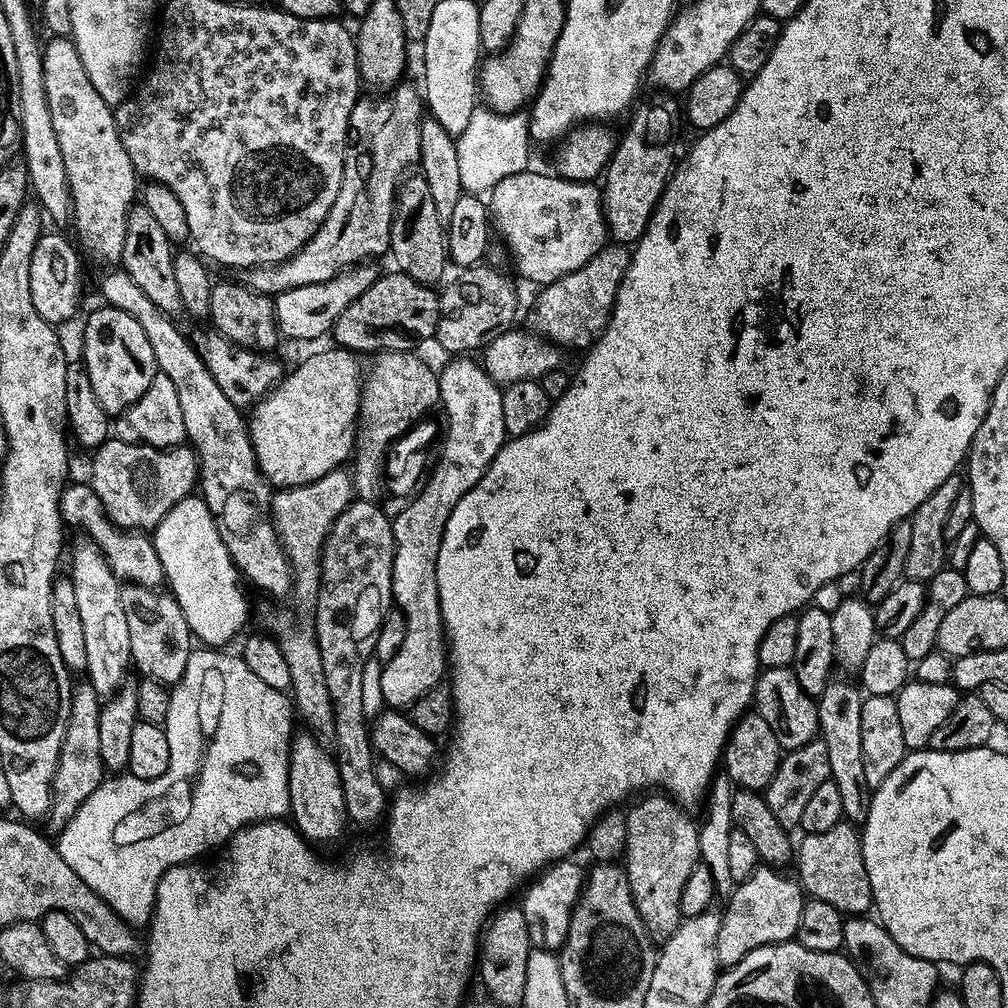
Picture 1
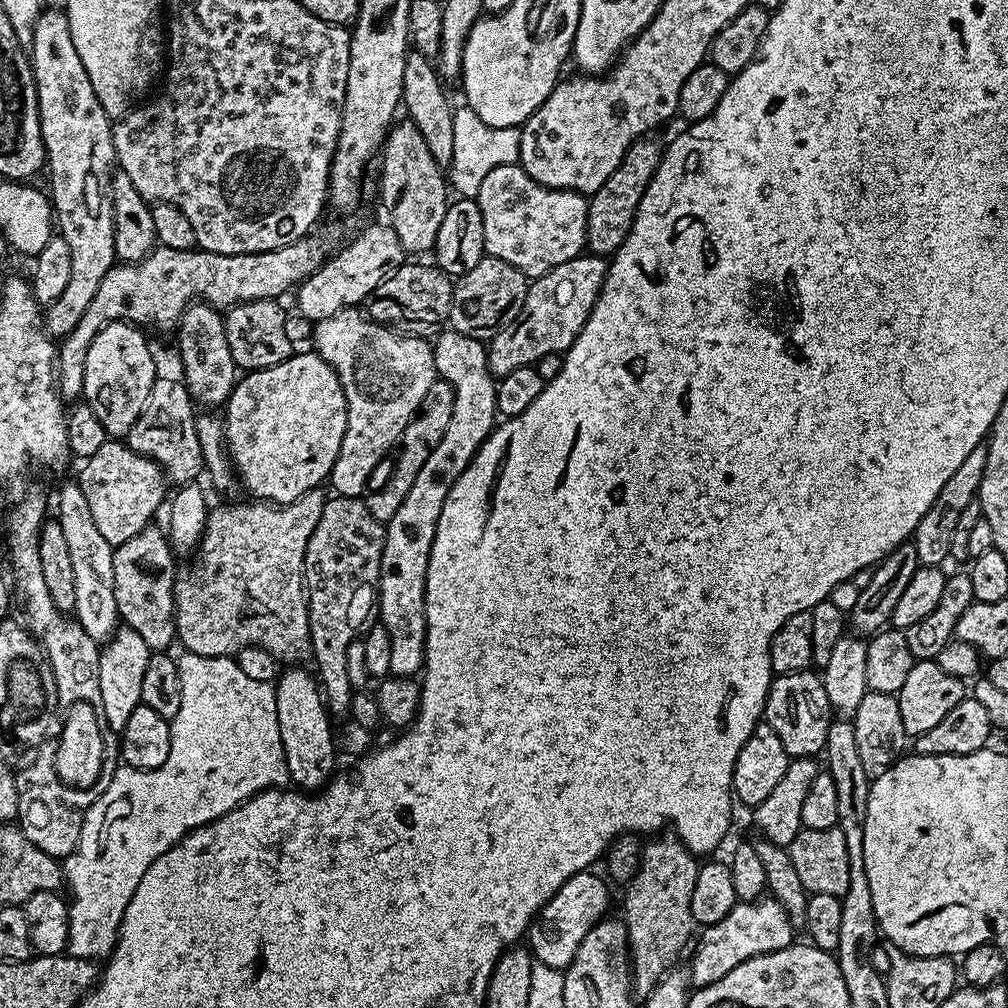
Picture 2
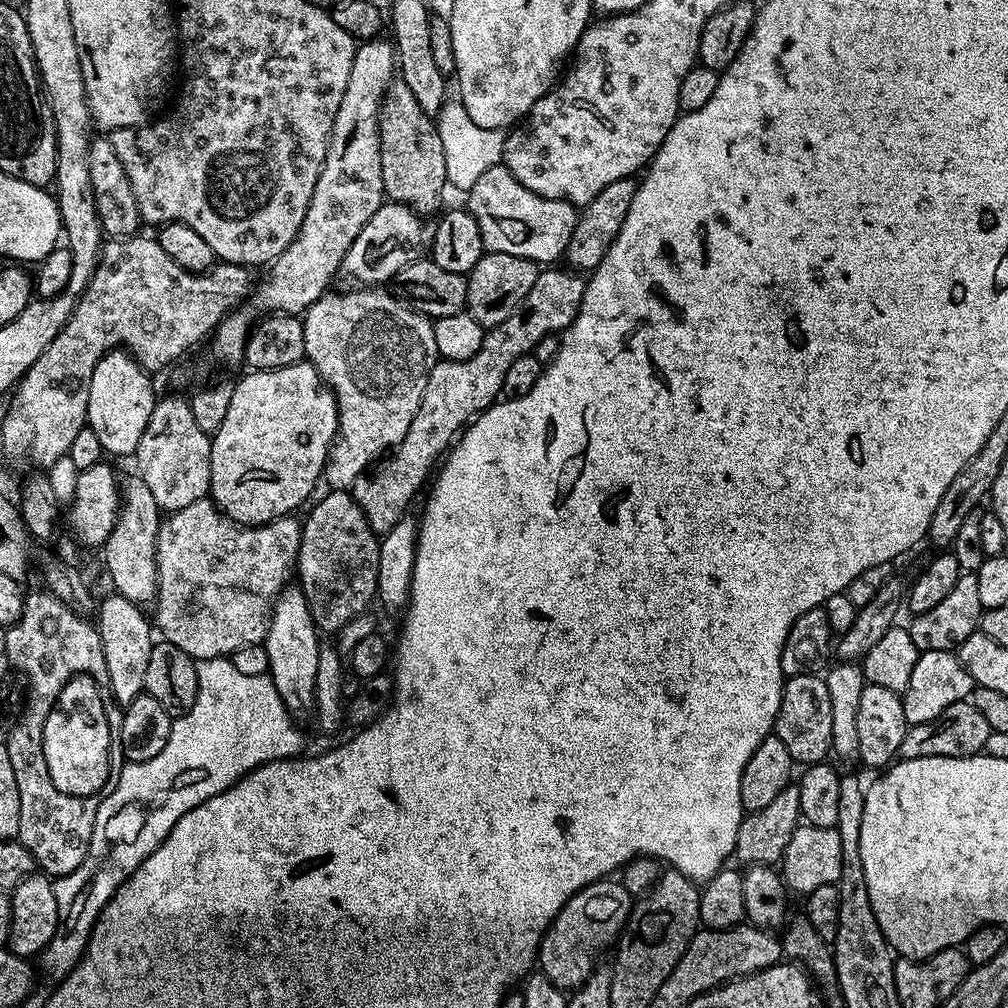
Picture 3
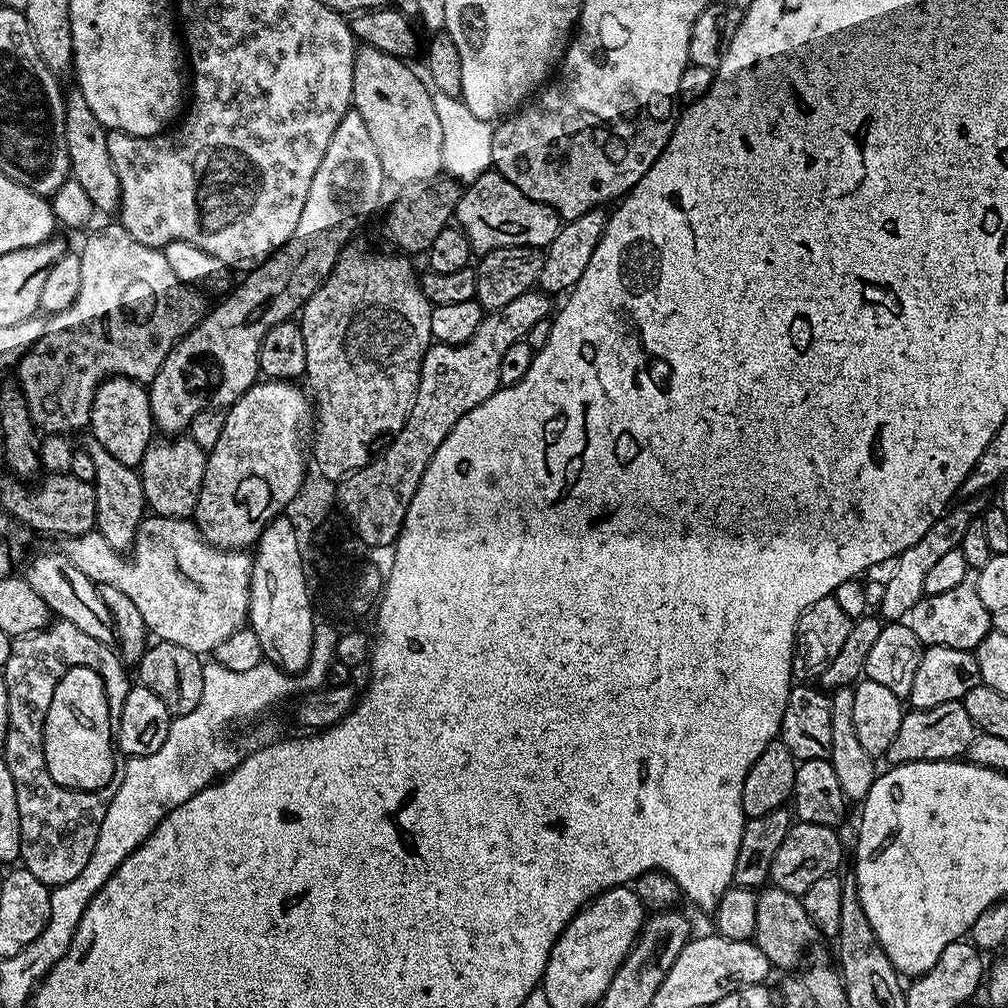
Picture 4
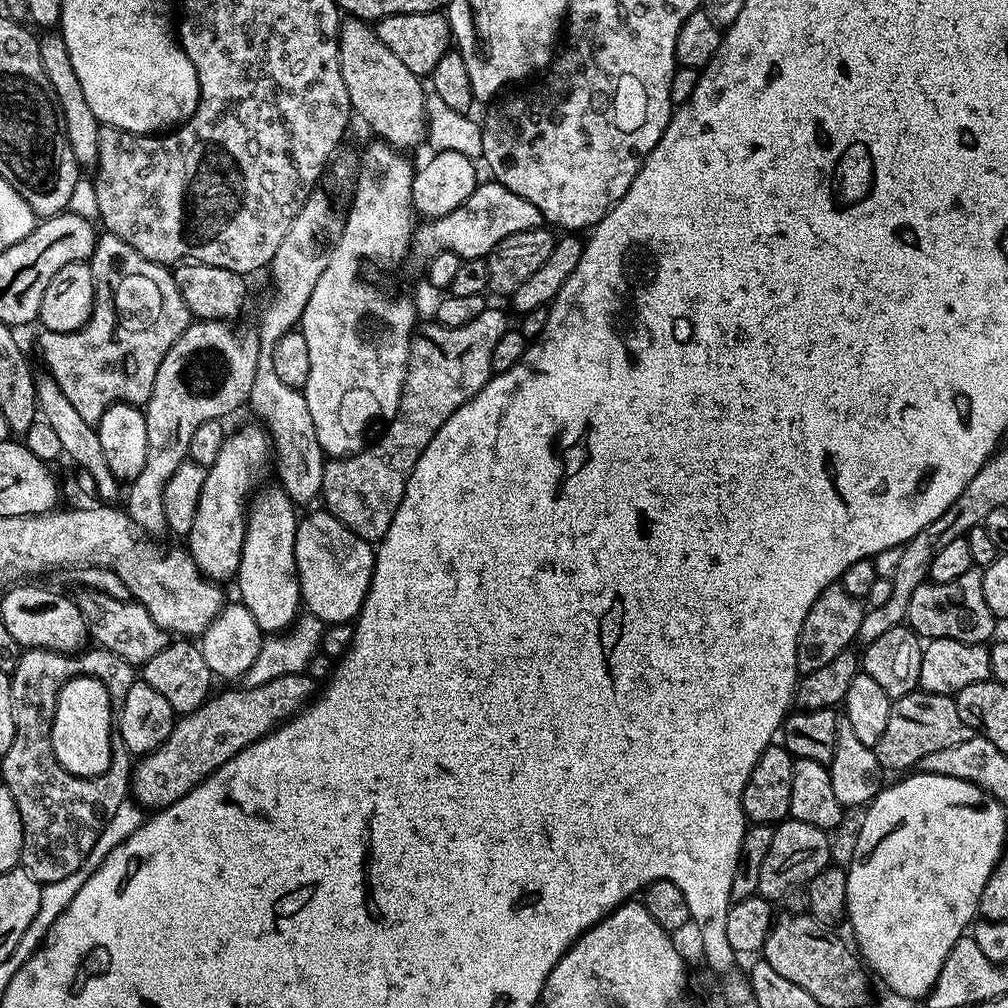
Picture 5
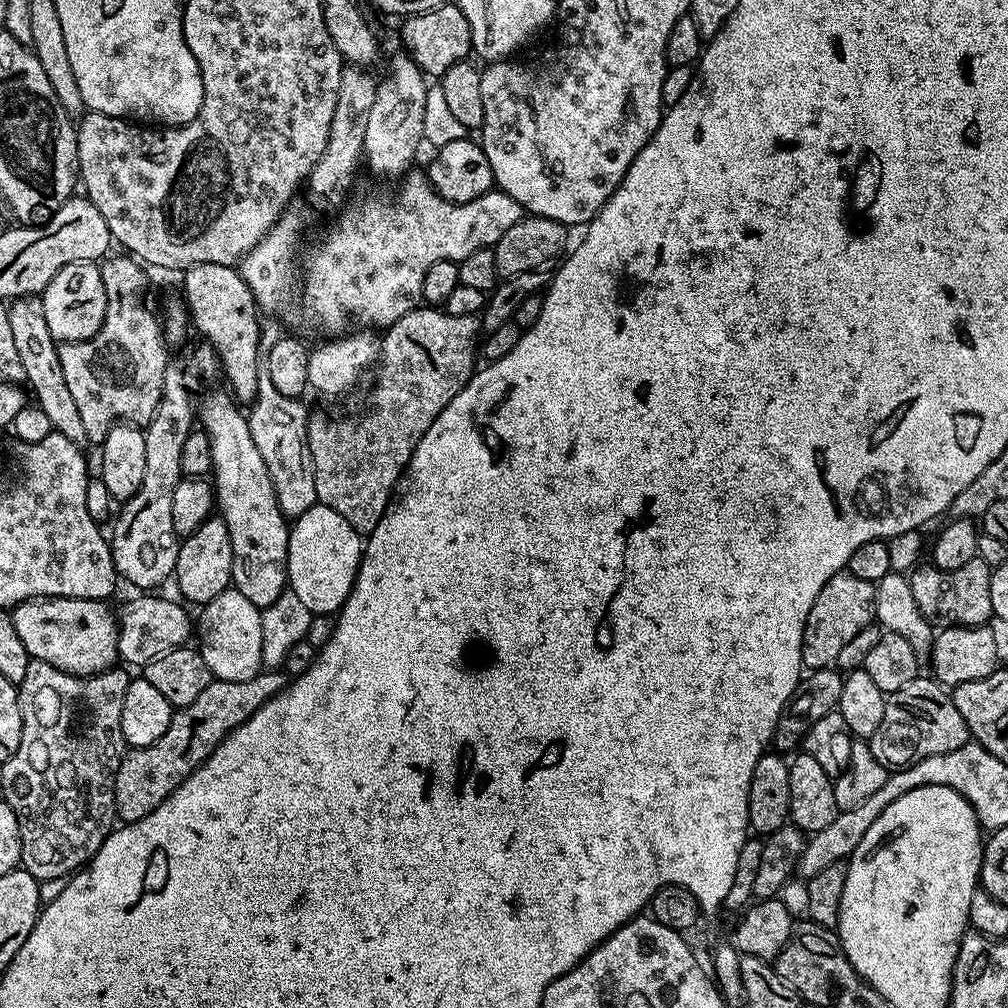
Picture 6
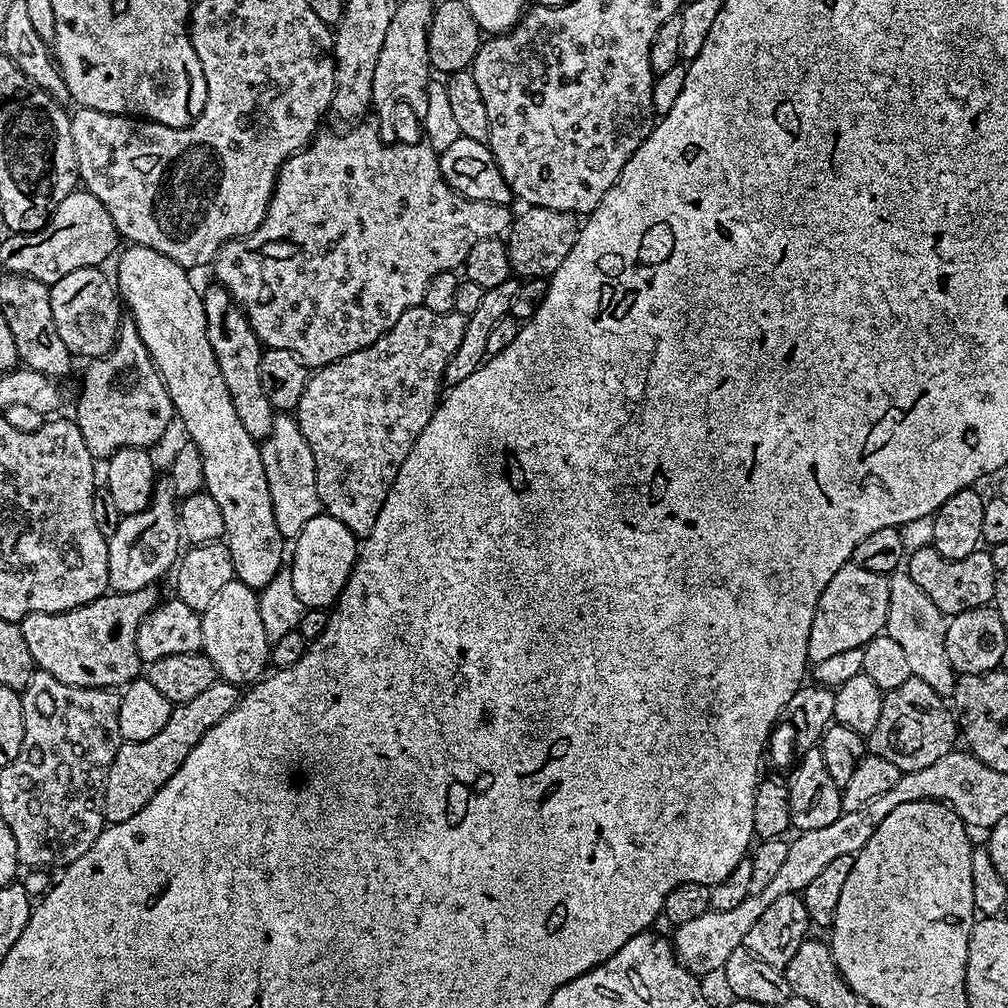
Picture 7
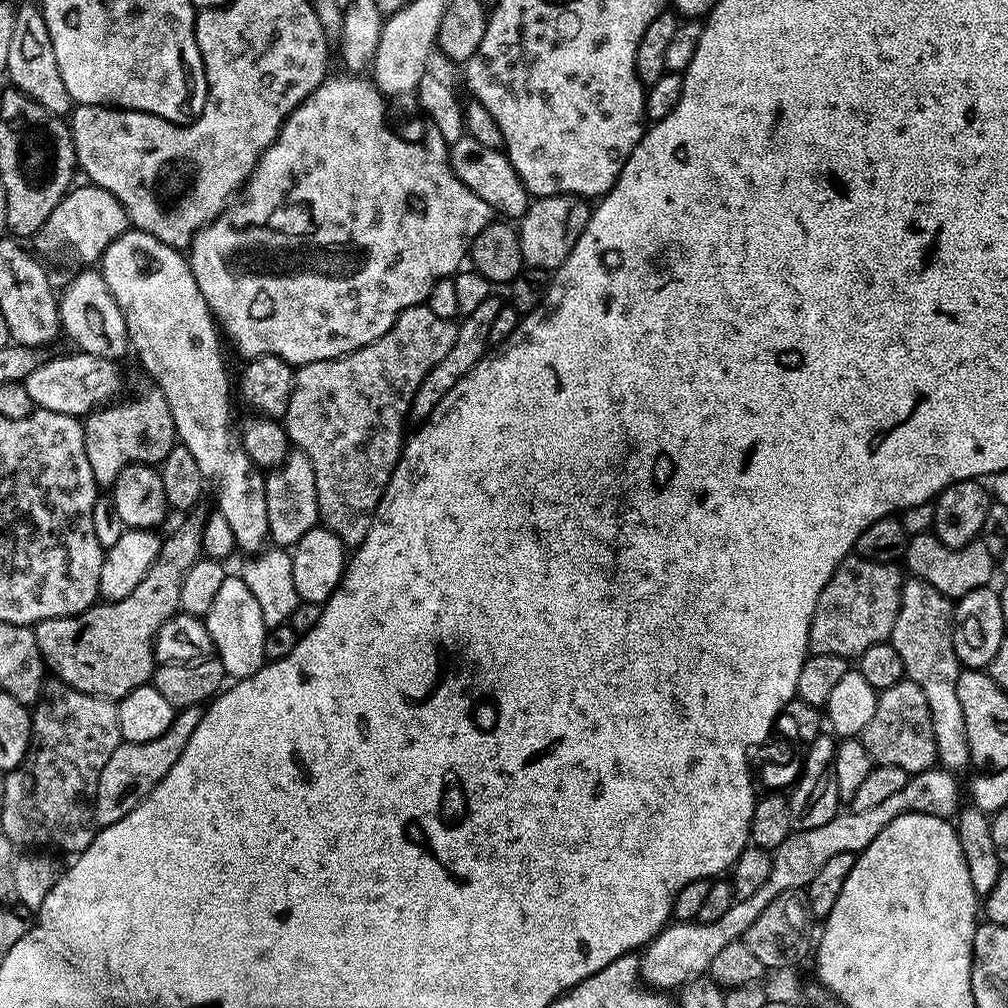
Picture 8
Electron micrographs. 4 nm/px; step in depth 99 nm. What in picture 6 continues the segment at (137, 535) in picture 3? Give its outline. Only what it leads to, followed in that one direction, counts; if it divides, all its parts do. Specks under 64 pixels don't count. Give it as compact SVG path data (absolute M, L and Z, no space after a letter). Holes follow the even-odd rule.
M25 298L23 300L13 300L8 304L8 317L10 318L10 330L14 333L14 346L18 350L18 358L22 358L22 370L24 371L24 380L26 381L27 387L30 389L32 387L32 392L36 395L36 400L34 400L35 407L41 408L46 414L46 418L50 418L52 423L52 431L61 432L66 438L70 438L70 442L75 444L83 445L85 441L88 440L88 435L86 434L86 426L82 426L82 418L78 414L78 406L74 403L74 398L70 398L70 389L66 386L66 377L62 374L62 366L60 365L60 359L58 358L58 342L50 334L50 326L46 326L46 310L44 309L44 301L40 298Z

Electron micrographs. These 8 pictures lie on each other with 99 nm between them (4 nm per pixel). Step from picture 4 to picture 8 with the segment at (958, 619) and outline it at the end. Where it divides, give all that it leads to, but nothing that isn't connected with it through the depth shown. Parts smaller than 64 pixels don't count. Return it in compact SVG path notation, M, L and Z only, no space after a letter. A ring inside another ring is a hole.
M931 531L909 535L902 564L915 579L925 580L930 586L934 586L934 590L938 590L953 602L970 594L970 590L989 587L993 583L992 571L995 573L998 568L997 561L990 554L990 550L986 550L983 540L977 538L961 548L951 548Z

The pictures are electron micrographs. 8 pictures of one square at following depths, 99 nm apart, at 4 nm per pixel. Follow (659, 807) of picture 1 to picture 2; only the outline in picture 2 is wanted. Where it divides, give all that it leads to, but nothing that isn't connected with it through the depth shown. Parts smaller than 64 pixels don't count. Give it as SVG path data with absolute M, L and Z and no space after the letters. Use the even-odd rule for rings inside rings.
M657 835L643 845L638 870L623 889L622 919L628 927L628 950L632 954L632 991L640 998L651 994L675 965L672 963L679 958L680 951L687 949L693 939L690 894L694 894L700 864L679 838L664 835Z

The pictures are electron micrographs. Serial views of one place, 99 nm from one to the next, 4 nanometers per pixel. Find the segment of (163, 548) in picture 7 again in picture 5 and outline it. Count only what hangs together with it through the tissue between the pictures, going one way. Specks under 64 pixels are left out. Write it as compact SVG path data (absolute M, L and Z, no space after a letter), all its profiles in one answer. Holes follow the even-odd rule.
M196 320L189 324L188 329L174 342L174 346L170 346L170 350L166 350L166 358L162 358L162 366L158 366L158 374L154 374L154 390L150 394L147 404L143 405L142 411L146 418L146 466L142 466L142 474L138 474L136 480L131 481L129 490L126 492L126 500L128 496L128 505L126 511L128 516L134 521L138 527L143 528L145 533L156 534L152 532L164 532L166 525L164 522L164 511L162 510L162 494L166 482L170 482L170 474L174 474L174 470L178 466L184 464L188 459L188 451L190 450L190 437L193 436L194 430L198 430L198 426L202 426L202 422L210 422L211 420L224 420L228 418L235 408L245 407L248 404L248 395L250 394L250 386L254 386L254 370L258 366L258 354L260 353L260 337L255 331L252 332L235 332L231 323L223 320Z

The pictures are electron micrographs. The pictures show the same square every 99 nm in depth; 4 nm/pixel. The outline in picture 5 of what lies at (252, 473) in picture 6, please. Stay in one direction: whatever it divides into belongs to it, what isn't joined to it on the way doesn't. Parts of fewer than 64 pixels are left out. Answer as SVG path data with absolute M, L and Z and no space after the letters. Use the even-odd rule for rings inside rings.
M261 487L251 497L246 513L242 558L234 577L240 591L239 603L254 614L261 633L280 634L292 627L302 603L299 574L295 564L295 532L298 523L297 505L284 493L283 488Z

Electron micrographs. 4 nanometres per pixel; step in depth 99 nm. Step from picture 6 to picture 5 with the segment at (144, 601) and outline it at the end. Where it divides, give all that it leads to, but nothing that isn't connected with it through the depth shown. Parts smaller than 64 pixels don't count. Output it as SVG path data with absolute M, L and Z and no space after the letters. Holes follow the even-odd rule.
M81 587L79 591L80 593L75 593L74 599L88 627L89 637L99 647L118 654L128 664L143 666L147 660L154 658L154 654L158 654L158 650L170 643L169 633L162 626L158 626L158 622L154 622L150 614L146 614L142 605L110 598L110 594L95 592L93 588Z

